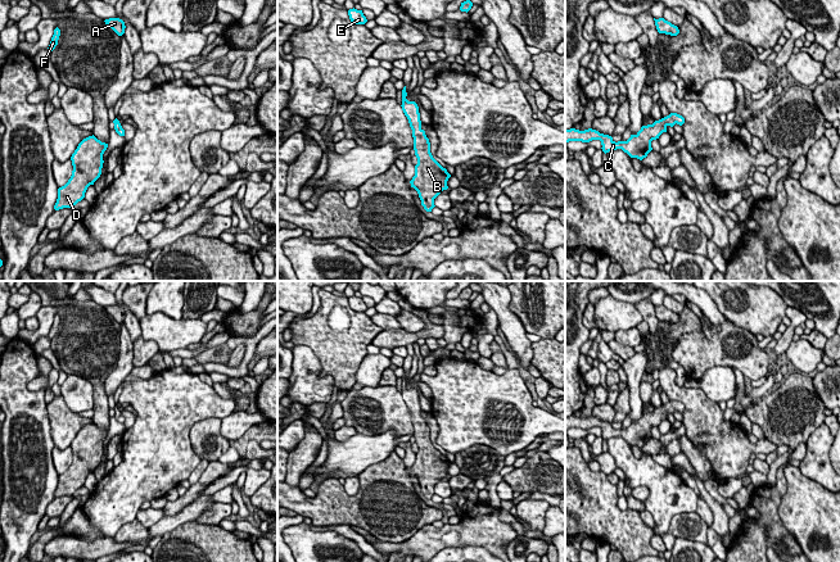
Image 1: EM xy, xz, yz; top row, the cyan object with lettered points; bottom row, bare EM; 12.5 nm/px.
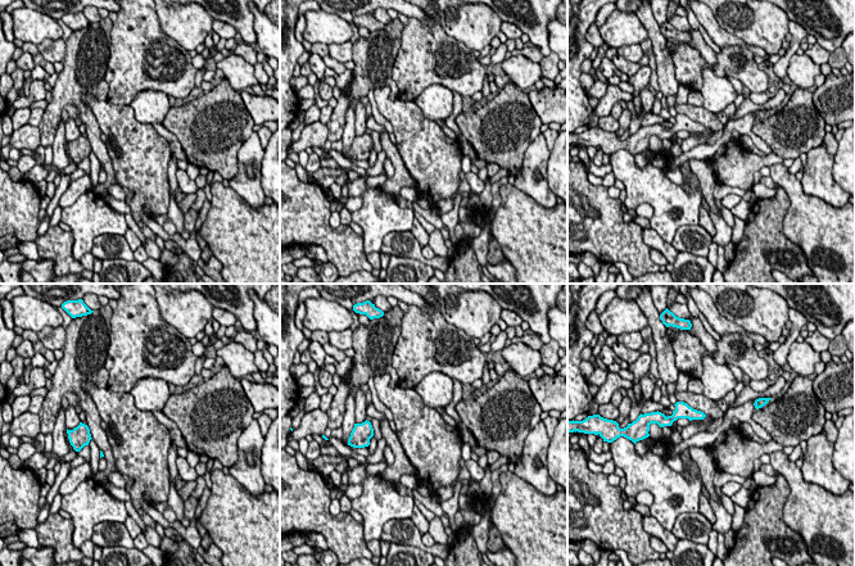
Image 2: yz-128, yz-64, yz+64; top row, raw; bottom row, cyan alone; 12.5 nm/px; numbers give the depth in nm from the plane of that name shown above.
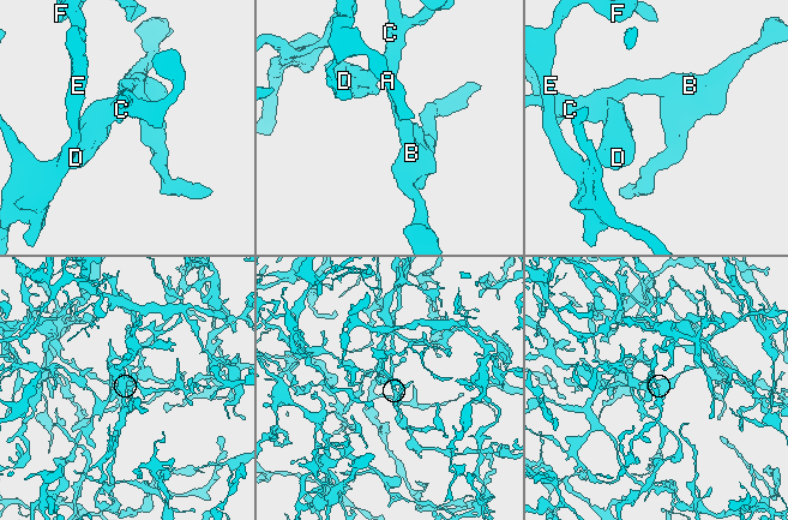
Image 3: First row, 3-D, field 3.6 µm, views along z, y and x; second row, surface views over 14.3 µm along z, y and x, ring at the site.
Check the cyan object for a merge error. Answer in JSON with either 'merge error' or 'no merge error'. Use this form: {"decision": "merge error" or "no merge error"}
{"decision": "no merge error"}

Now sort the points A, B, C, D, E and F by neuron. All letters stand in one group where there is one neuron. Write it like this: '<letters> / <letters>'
A B C D E F

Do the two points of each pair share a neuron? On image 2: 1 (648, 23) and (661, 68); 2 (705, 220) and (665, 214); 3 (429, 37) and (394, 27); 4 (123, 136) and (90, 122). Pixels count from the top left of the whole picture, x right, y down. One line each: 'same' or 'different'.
1: same
2: different
3: different
4: different

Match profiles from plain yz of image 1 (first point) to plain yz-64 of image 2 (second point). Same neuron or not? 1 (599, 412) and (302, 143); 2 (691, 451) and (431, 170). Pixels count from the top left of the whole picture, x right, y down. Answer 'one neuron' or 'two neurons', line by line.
1: one neuron
2: two neurons

